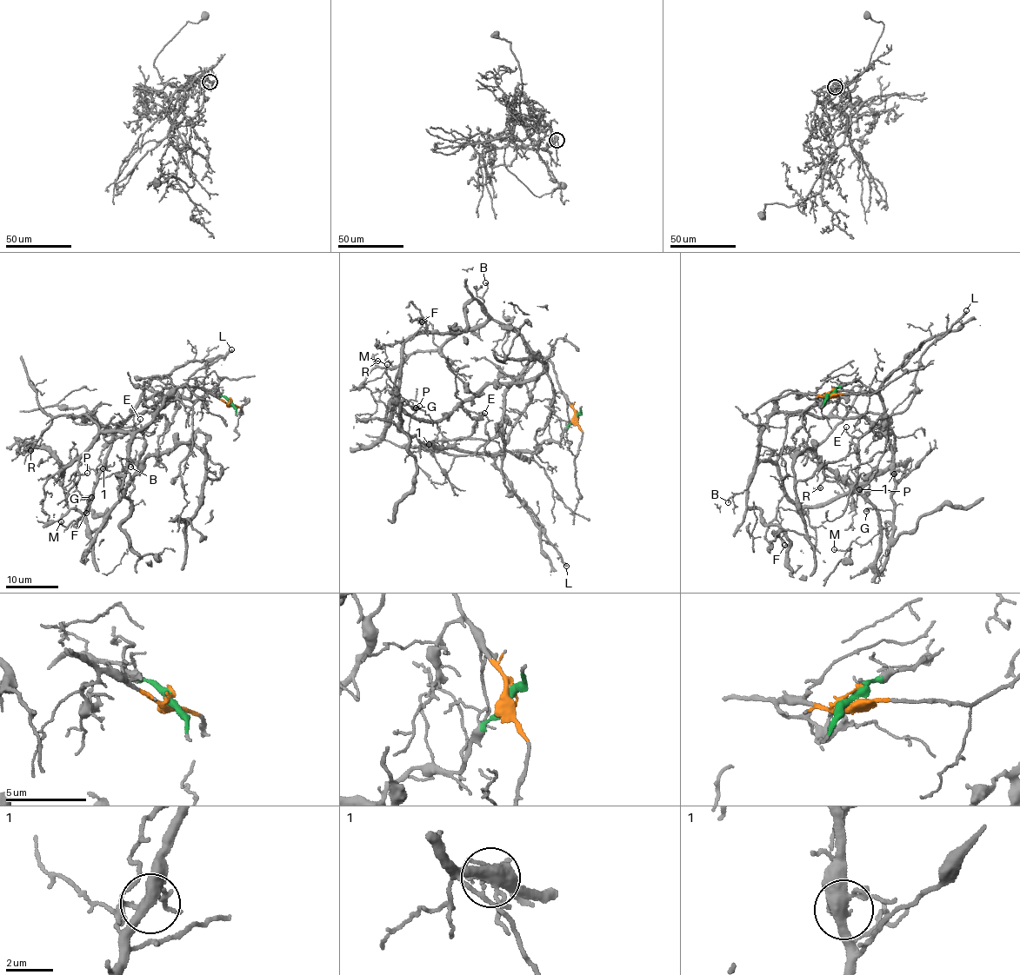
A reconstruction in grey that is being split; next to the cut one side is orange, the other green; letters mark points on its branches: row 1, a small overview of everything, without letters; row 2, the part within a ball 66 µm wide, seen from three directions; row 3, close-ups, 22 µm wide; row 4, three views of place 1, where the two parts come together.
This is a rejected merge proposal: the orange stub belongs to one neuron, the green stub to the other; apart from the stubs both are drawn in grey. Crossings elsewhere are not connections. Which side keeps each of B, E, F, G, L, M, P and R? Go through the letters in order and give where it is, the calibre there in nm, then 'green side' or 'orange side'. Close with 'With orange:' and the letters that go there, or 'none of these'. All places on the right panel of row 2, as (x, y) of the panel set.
B: at (728, 502); 120 nm thick; orange side
E: at (846, 427); 110 nm thick; green side
F: at (784, 545); 110 nm thick; orange side
G: at (866, 511); 120 nm thick; green side
L: at (966, 310); 300 nm thick; orange side
M: at (834, 549); 130 nm thick; green side
P: at (859, 489); 120 nm thick; orange side
R: at (820, 487); 150 nm thick; orange side
With orange: B, F, L, P, R

